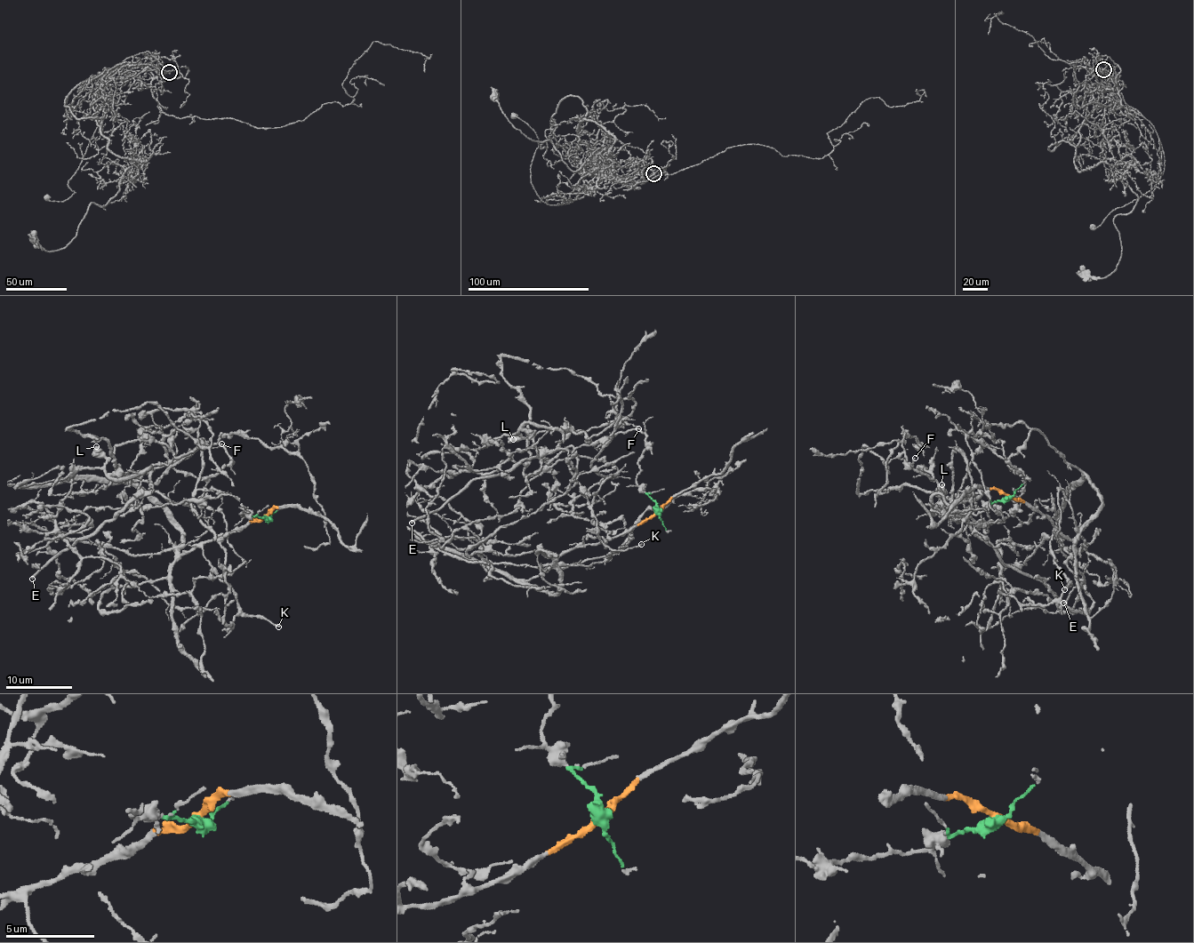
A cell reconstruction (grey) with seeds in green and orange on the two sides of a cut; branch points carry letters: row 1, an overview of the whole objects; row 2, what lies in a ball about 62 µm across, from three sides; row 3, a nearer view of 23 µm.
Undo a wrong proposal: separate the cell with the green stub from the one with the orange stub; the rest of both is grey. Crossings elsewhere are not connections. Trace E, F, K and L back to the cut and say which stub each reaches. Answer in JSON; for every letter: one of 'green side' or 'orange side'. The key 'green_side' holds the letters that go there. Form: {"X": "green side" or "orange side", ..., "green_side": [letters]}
{"E": "green side", "F": "green side", "K": "orange side", "L": "green side", "green_side": ["E", "F", "L"]}

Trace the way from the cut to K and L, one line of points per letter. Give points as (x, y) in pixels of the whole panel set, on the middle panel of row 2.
K: (655, 511), (626, 532), (596, 543), (582, 539), (588, 534), (600, 536), (612, 549), (626, 550), (641, 543)
L: (655, 511), (637, 482), (646, 435), (638, 429), (559, 448), (562, 434), (525, 423), (513, 439)

